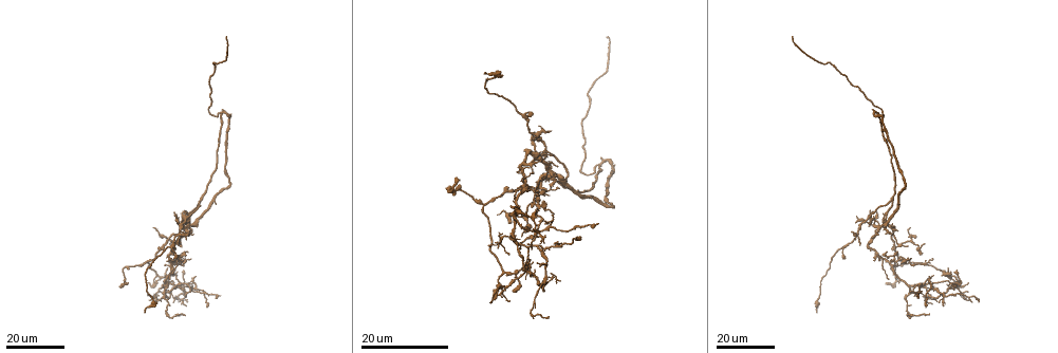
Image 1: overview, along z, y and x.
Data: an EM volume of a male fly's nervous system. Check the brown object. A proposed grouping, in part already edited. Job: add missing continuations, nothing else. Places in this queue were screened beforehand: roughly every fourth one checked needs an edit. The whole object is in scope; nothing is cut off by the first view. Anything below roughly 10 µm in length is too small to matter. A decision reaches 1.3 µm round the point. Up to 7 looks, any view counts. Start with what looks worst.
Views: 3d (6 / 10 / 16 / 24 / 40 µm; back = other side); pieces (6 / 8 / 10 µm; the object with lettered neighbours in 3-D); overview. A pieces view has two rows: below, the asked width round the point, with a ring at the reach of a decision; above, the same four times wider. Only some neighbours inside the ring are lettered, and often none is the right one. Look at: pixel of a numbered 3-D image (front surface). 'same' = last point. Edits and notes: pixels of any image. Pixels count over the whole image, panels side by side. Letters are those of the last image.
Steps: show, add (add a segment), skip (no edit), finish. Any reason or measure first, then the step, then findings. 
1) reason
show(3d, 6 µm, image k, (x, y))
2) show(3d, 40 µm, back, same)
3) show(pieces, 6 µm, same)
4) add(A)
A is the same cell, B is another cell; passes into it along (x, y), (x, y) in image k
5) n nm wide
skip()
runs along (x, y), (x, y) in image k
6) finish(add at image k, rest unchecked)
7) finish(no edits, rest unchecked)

branch stops here
show(3d, 24 µm, image 1, (225, 37))

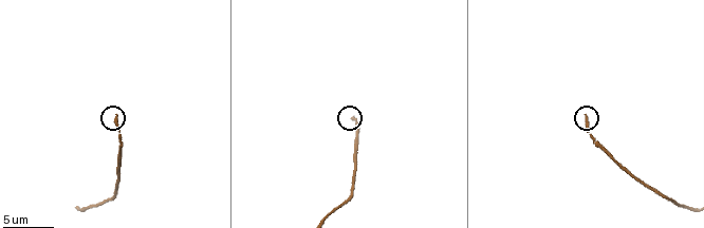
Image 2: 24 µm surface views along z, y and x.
show(pieces, 10 µm, image 2, (115, 114))

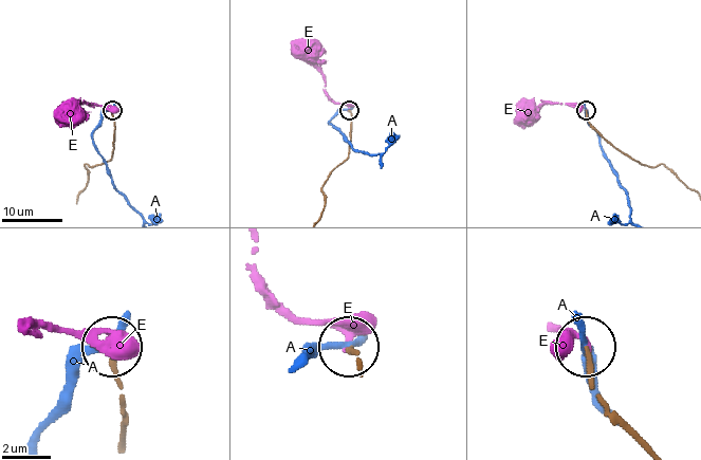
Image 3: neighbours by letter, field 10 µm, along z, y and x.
add(E)
E is the same cell, A is another cell; it goes on there

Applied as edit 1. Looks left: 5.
show(overview)

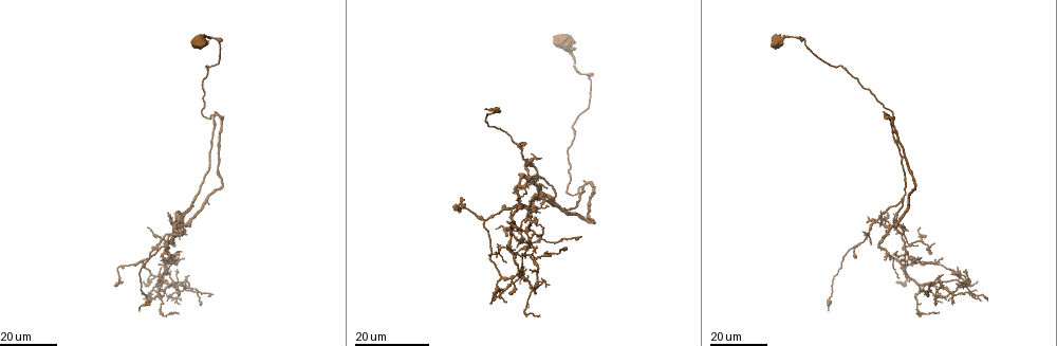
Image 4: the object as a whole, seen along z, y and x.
thin end
show(3d, 24 µm, image 4, (871, 246))

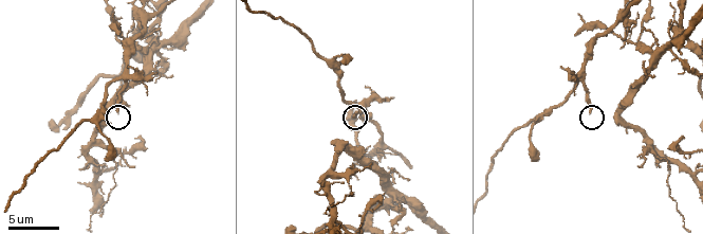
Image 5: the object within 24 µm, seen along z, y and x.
show(pieces, 8 µm, image 5, (116, 112))

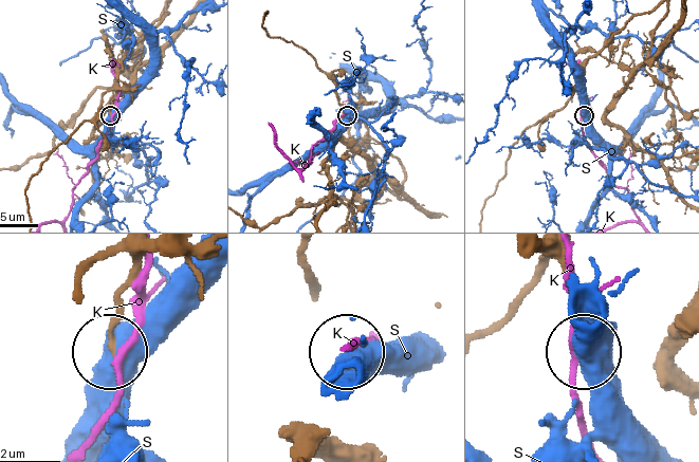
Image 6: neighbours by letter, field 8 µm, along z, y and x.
170 nm wide
skip()
K and S are other cells; no lettered segment goes on from it

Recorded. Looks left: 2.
branch stops here
show(3d, 24 µm, image 1, (457, 178))

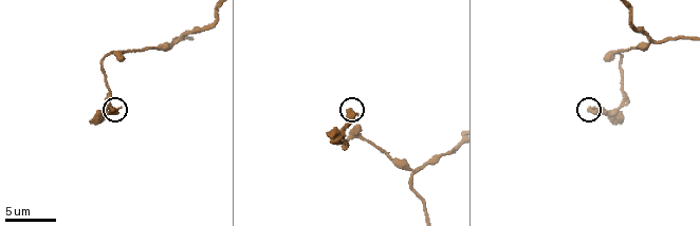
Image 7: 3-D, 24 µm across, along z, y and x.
show(pieces, 6 µm, image 7, (350, 110))

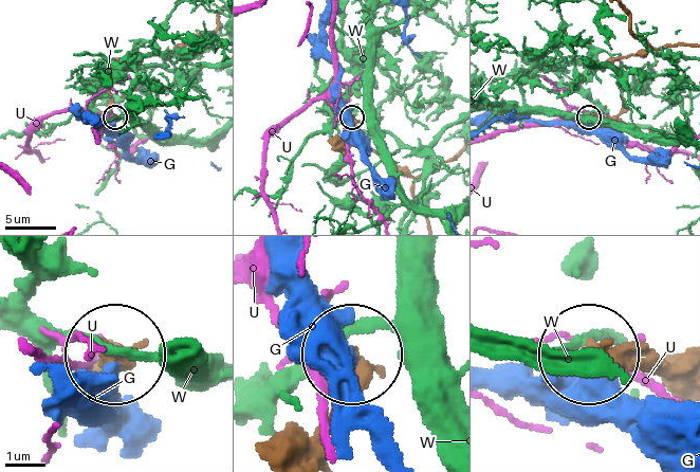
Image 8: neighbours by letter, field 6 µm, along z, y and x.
520 nm wide
skip()
G, U and W are other cells; none of them fits

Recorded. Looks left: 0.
finish(add at image 3, rest unchecked)

